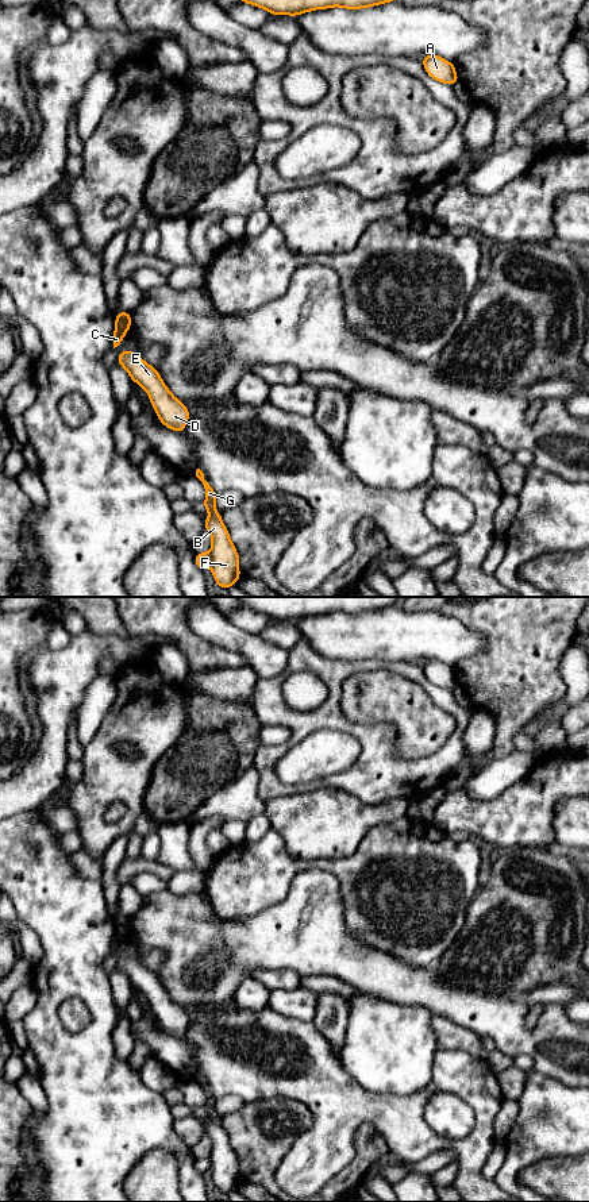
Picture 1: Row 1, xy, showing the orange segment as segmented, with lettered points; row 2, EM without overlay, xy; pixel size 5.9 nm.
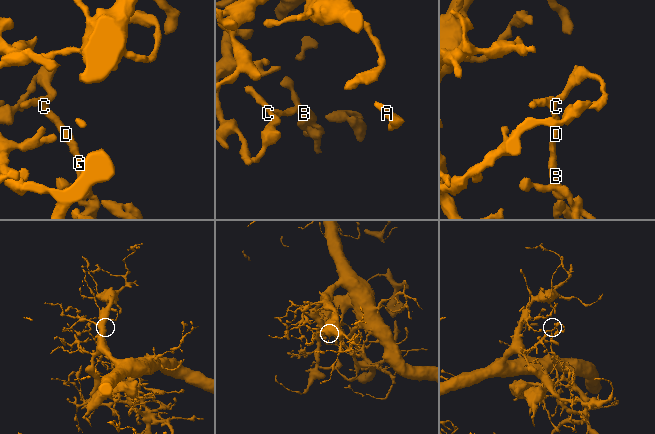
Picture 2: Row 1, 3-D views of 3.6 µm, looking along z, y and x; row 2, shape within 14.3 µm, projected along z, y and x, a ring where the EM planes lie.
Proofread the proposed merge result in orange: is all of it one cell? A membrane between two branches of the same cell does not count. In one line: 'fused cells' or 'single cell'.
fused cells

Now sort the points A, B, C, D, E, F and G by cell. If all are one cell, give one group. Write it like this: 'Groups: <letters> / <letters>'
Groups: A / B C D E F G

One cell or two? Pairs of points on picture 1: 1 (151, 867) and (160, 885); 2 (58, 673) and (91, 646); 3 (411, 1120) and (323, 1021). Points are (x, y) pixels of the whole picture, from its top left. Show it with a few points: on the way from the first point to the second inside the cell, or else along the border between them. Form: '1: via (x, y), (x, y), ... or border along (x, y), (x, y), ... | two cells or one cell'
1: border along (166, 881), (154, 874), (138, 873), (127, 882) | two cells
2: via (66, 670), (83, 654) | one cell
3: border along (312, 1023), (339, 1058) | two cells

